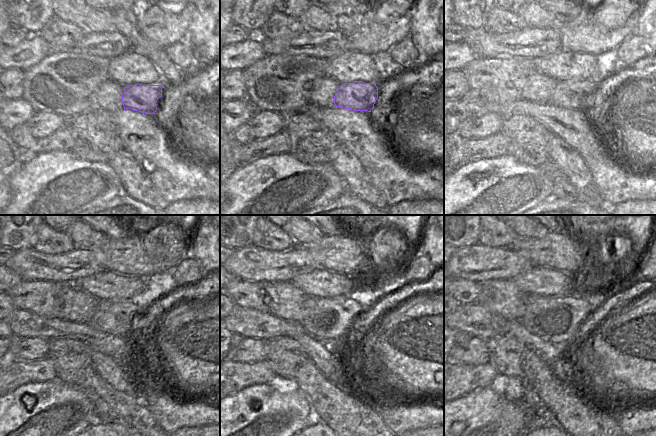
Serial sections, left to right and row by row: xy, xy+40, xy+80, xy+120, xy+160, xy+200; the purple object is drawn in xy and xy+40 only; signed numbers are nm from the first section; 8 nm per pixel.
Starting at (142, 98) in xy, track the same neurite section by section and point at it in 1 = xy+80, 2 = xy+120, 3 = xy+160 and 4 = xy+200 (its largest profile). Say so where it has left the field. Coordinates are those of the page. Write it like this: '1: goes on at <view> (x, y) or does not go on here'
1: goes on at xy+80 (574, 94)
2: goes on at xy+120 (114, 317)
3: goes on at xy+160 (324, 318)
4: goes on at xy+200 (555, 319)

